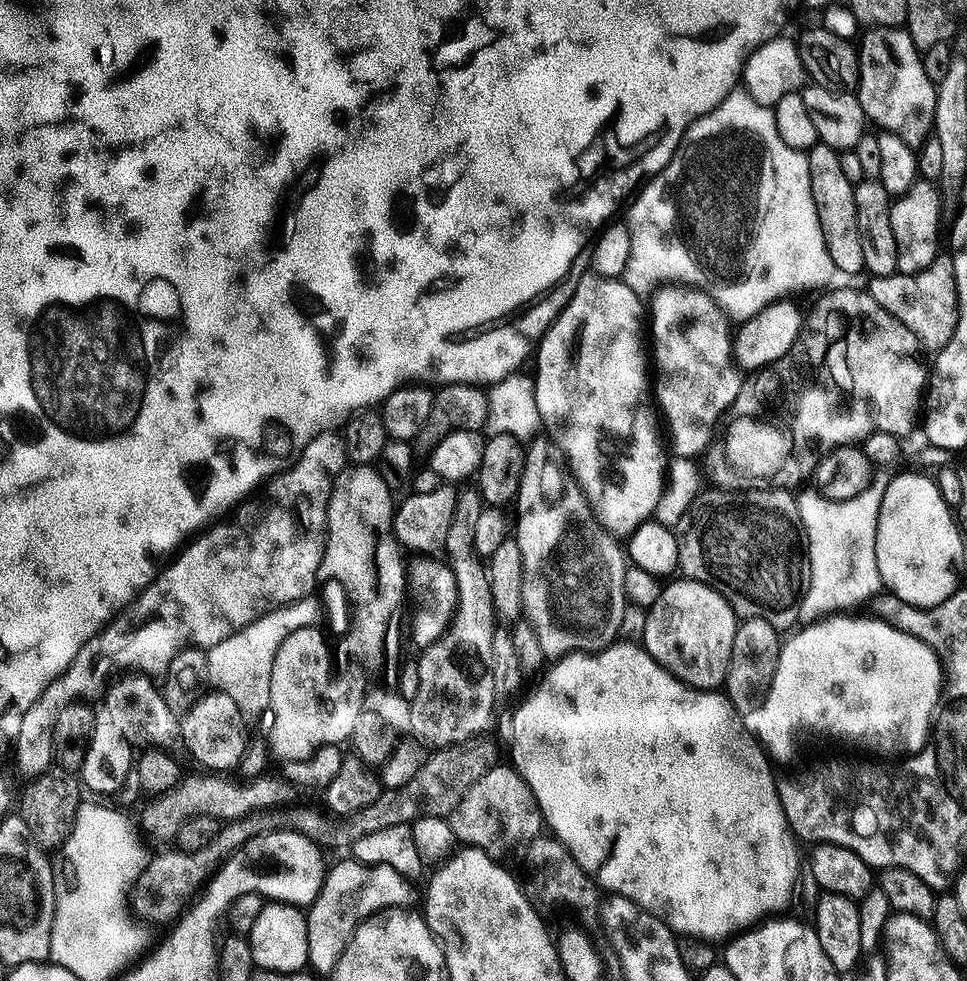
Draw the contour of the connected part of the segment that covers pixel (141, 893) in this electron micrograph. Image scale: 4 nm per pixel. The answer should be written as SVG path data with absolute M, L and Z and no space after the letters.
M288 806L283 810L253 812L249 816L242 816L237 820L221 823L218 834L214 834L213 840L206 842L206 846L202 846L193 852L171 850L172 852L164 852L161 856L153 855L144 865L143 870L140 871L136 883L132 885L130 893L131 911L144 922L153 920L156 924L166 923L165 925L167 925L169 922L175 921L193 903L194 897L207 885L219 868L246 841L255 836L261 836L263 832L273 830L297 832L306 838L310 838L310 842L320 845L321 849L324 850L328 850L328 847L339 838L340 828L336 825L339 823L331 815L325 814L323 811L320 813L316 808L292 807Z

